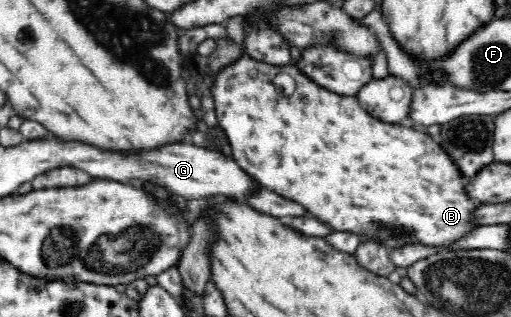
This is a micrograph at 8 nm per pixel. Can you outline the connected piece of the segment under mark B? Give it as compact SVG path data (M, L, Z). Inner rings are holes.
M242 56L239 60L225 66L217 72L211 93L215 103L215 112L218 119L218 125L225 131L232 152L232 157L236 163L251 177L264 188L279 194L279 196L291 200L293 203L301 204L301 207L307 211L308 216L314 217L315 220L330 226L333 232L353 232L359 234L361 240L377 240L385 245L387 249L397 249L407 246L407 244L421 244L423 247L435 247L437 249L449 249L453 247L463 236L467 236L471 230L477 228L476 211L482 202L474 200L467 193L466 186L469 179L461 173L459 165L453 161L453 158L443 150L427 131L417 132L413 128L405 128L401 124L385 124L373 116L369 116L365 110L361 110L359 102L353 96L335 96L335 92L327 92L325 88L319 88L313 80L309 80L295 64L287 66L275 66L263 61L252 59L251 57ZM277 74L289 74L295 78L295 92L293 96L279 96L275 92L273 78Z

